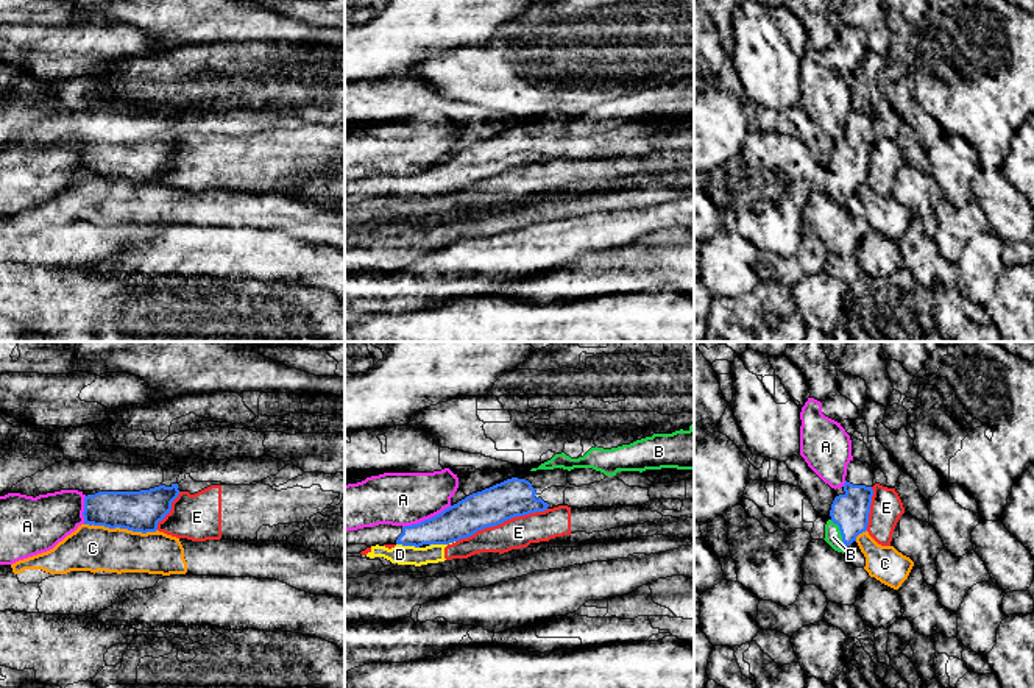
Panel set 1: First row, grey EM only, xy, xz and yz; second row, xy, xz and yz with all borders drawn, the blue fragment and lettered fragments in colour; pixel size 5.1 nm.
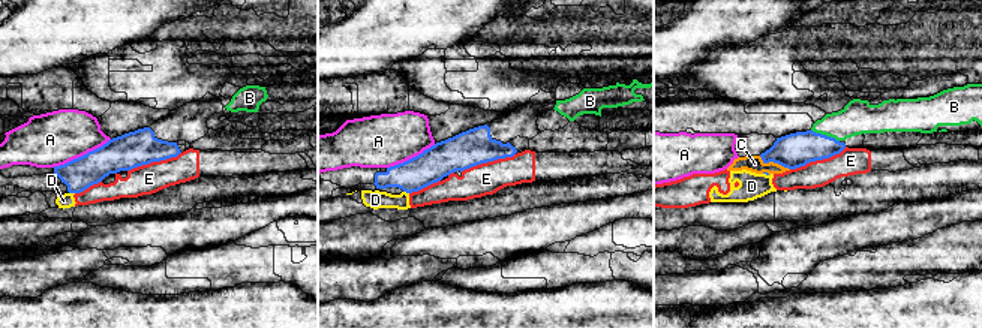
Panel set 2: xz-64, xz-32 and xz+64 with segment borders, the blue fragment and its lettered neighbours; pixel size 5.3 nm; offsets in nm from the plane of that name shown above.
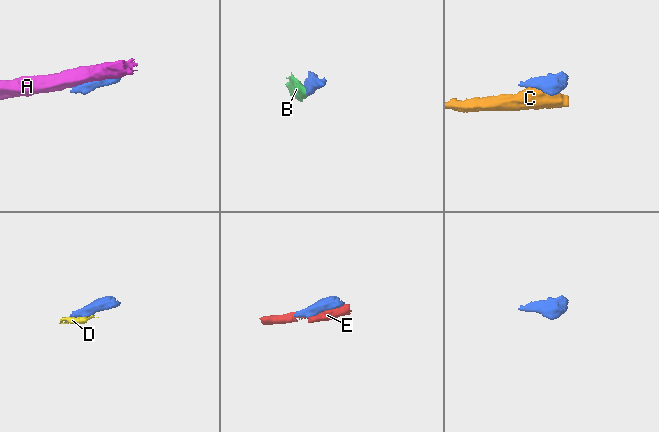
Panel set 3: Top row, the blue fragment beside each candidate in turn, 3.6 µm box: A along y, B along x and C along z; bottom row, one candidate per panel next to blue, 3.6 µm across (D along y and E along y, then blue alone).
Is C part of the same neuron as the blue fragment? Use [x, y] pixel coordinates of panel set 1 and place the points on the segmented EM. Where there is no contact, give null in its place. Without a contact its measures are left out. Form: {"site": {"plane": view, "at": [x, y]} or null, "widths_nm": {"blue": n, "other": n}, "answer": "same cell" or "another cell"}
{"site": {"plane": "xy", "at": [120, 528]}, "widths_nm": {"blue": 200, "other": 240}, "answer": "another cell"}

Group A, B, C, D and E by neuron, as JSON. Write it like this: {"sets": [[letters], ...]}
{"sets": [["A"], ["B"], ["C"], ["D", "E"]]}

